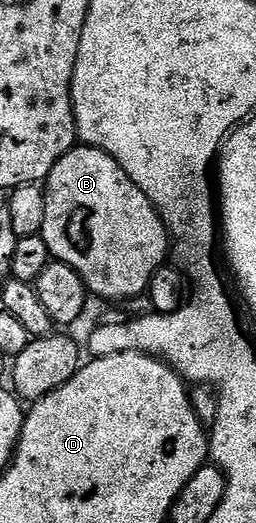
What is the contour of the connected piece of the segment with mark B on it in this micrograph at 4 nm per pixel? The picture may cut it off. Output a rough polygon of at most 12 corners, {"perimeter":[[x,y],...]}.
{"perimeter":[[96,147],[43,187],[41,232],[99,299],[148,290],[167,226]]}

